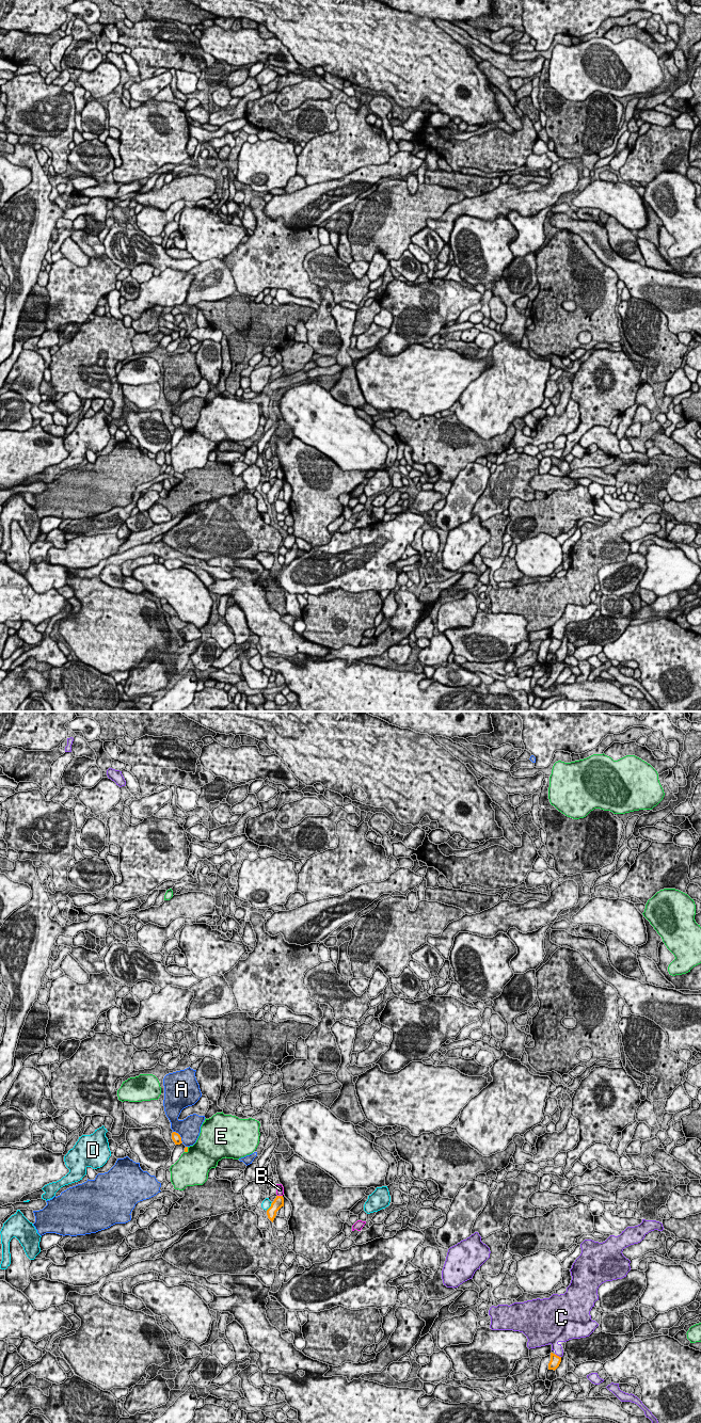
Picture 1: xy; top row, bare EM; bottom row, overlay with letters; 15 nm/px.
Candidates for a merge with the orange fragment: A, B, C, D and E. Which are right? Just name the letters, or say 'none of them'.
none of them

